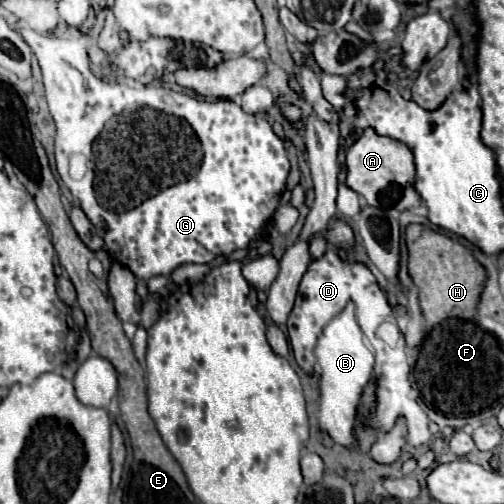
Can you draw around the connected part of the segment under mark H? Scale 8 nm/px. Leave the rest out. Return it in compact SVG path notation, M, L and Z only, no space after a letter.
M410 224L406 228L406 244L410 252L408 272L420 290L420 308L424 312L426 332L430 332L446 318L472 320L476 316L476 308L486 282L486 270L474 258L474 254L464 244L420 224Z

